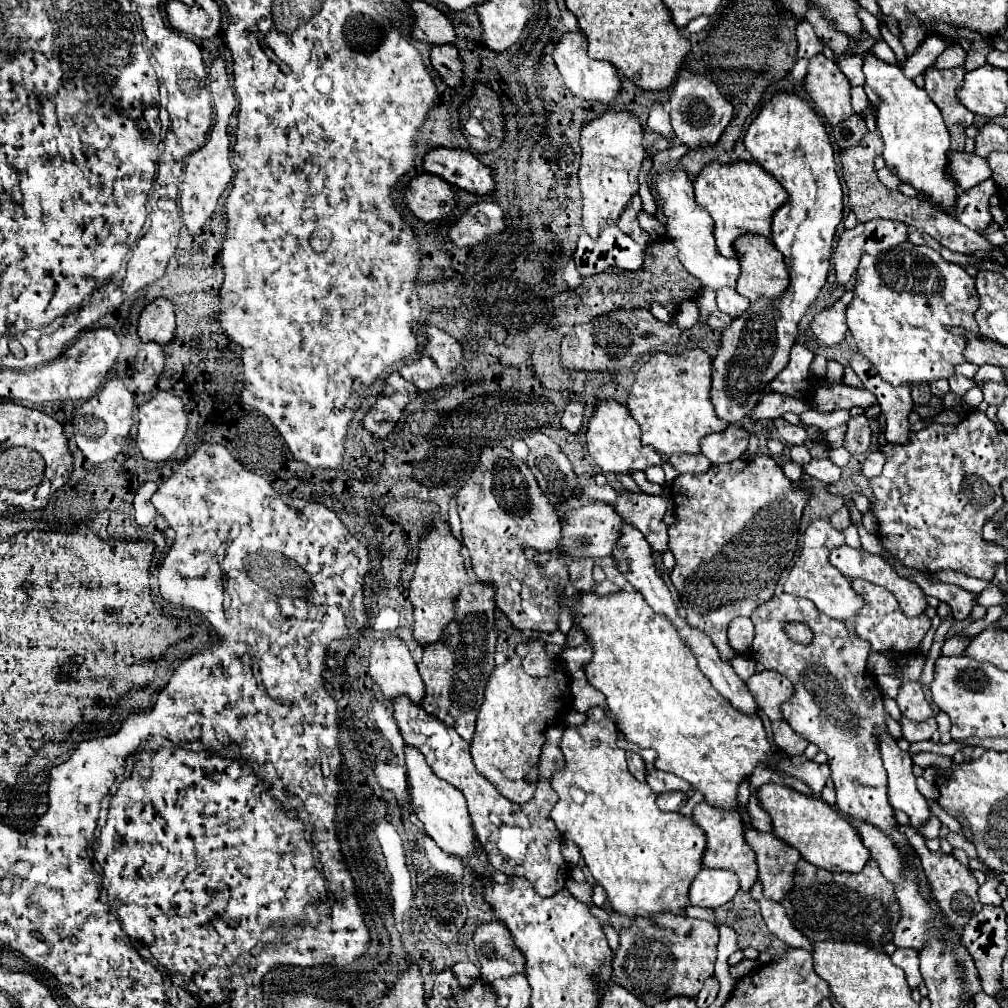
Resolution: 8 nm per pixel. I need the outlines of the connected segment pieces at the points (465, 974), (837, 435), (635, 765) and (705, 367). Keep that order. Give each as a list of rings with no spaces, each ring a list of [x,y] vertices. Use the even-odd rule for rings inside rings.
[[[459,962],[459,964],[455,964],[453,972],[457,974],[457,978],[459,978],[459,982],[463,986],[469,986],[475,978],[479,978],[479,968],[475,964],[471,964],[471,962]]]
[[[837,426],[837,428],[831,428],[823,434],[825,442],[829,448],[841,448],[843,446],[843,436],[845,436],[845,426]]]
[[[627,752],[627,762],[629,762],[629,772],[639,780],[645,782],[645,762],[637,752]]]
[[[689,350],[677,356],[657,352],[639,366],[637,380],[629,392],[627,406],[643,432],[643,444],[651,444],[659,454],[701,454],[699,442],[715,432],[723,432],[729,422],[715,418],[711,406],[711,360],[703,350]]]

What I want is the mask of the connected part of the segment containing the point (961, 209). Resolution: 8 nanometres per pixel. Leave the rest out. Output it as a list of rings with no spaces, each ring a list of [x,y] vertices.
[[[985,180],[967,192],[961,192],[955,218],[975,232],[981,232],[981,226],[991,226],[993,216],[989,212],[989,198],[995,194],[995,190],[995,182]]]

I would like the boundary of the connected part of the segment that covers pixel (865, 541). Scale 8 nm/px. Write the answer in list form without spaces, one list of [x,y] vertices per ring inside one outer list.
[[[859,526],[859,534],[861,534],[861,544],[867,552],[875,552],[875,554],[881,554],[881,542],[877,538],[877,534],[869,534],[863,526]]]

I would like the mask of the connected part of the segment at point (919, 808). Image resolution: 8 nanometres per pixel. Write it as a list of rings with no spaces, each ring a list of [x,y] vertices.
[[[881,732],[881,758],[885,764],[885,770],[889,774],[889,802],[895,810],[903,810],[909,818],[915,830],[919,830],[929,818],[931,810],[927,806],[927,798],[919,794],[915,786],[913,776],[913,762],[909,752],[903,752],[897,742],[891,738],[891,734]]]

